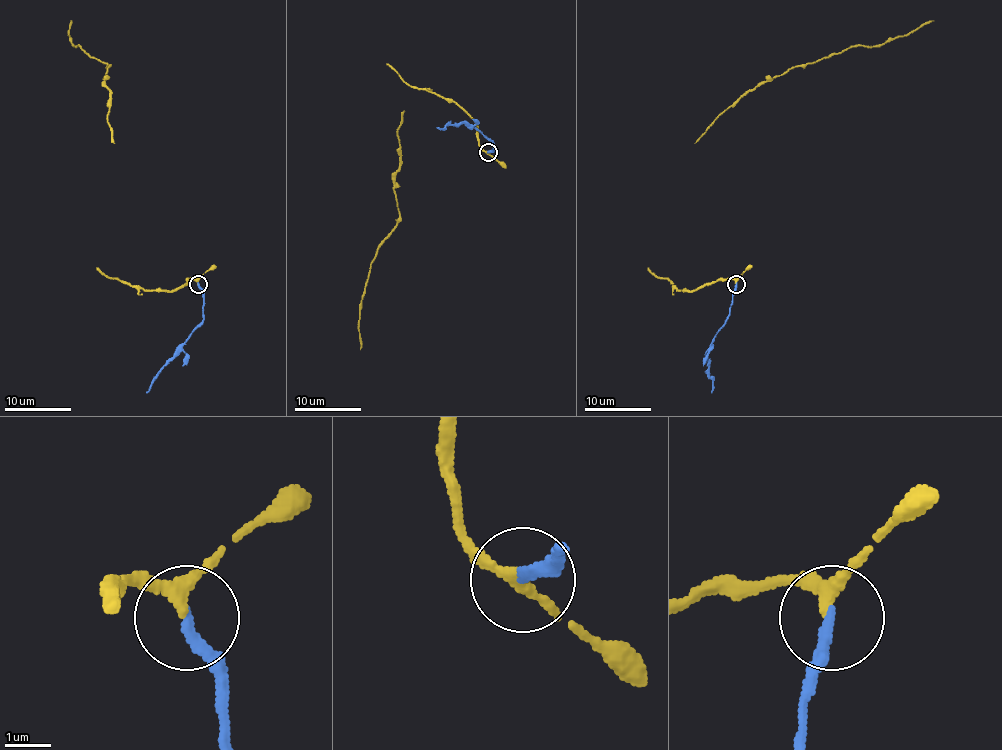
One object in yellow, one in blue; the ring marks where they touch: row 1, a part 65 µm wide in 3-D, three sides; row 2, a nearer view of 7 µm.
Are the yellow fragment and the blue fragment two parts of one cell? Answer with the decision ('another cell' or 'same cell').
same cell

